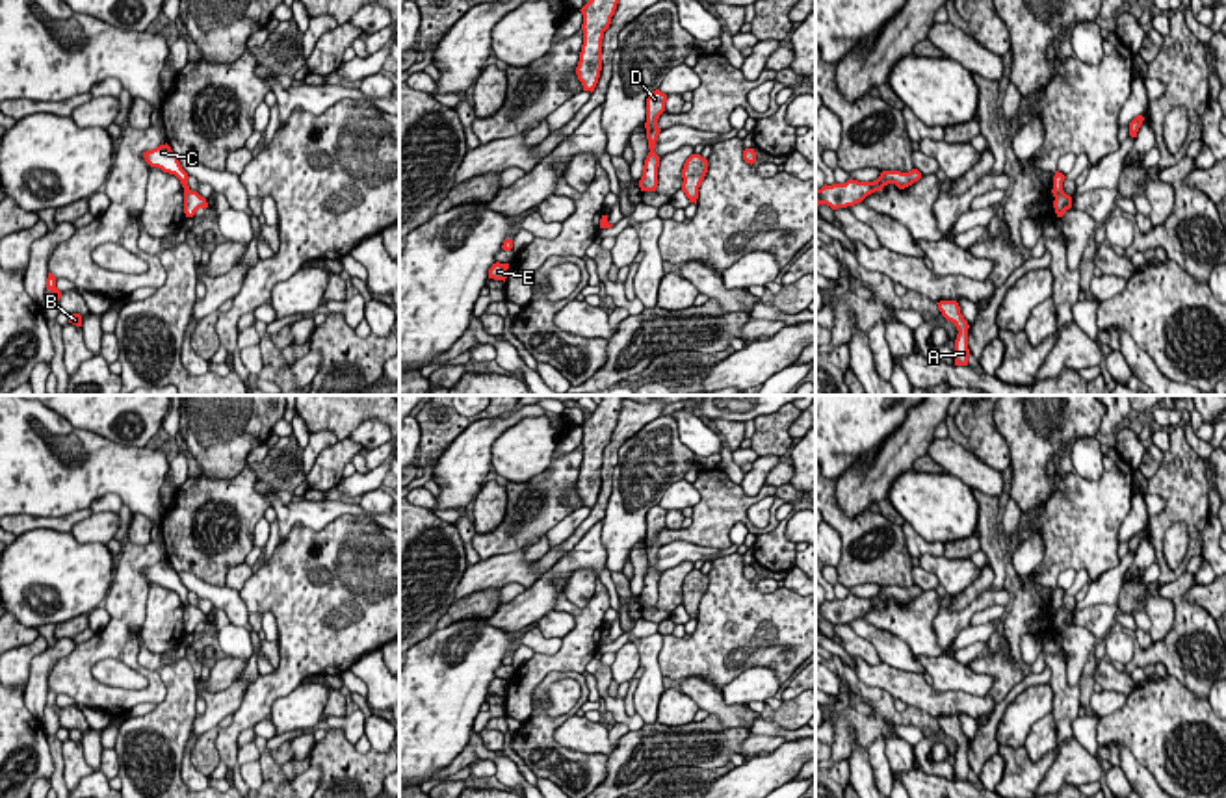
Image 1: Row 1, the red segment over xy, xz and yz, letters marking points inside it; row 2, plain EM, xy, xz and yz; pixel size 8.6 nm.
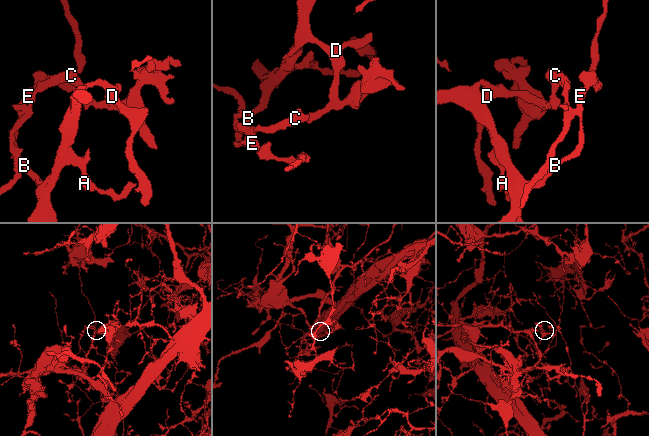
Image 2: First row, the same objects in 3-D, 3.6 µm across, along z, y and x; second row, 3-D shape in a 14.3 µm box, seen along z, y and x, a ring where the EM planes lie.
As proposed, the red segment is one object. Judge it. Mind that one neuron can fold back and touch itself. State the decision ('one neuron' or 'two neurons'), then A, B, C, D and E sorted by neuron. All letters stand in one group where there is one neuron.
two neurons; A B D E / C

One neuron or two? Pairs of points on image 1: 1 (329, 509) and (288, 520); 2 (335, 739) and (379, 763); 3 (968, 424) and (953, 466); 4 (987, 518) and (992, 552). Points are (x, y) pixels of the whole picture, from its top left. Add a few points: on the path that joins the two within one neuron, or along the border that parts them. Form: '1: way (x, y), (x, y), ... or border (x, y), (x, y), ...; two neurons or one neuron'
1: way (320, 513), (298, 513); one neuron
2: way (344, 750), (357, 763), (368, 763); one neuron
3: border (970, 451), (998, 472); two neurons
4: way (987, 526), (991, 544); one neuron

